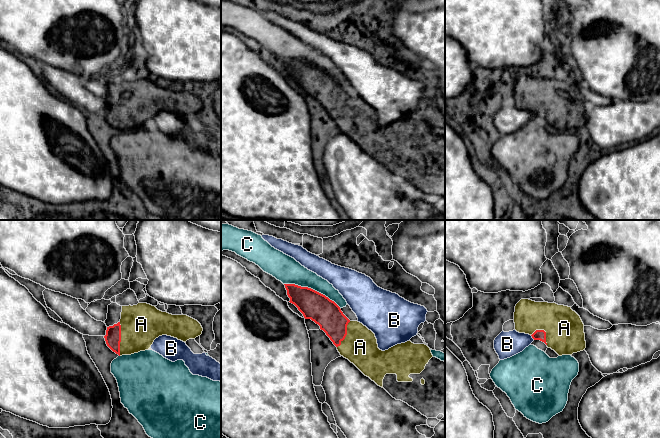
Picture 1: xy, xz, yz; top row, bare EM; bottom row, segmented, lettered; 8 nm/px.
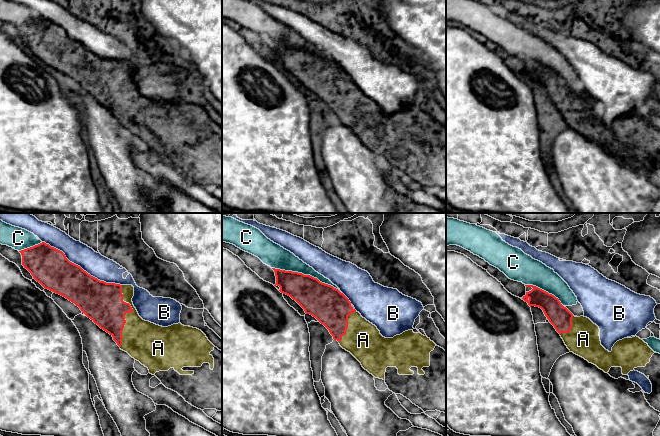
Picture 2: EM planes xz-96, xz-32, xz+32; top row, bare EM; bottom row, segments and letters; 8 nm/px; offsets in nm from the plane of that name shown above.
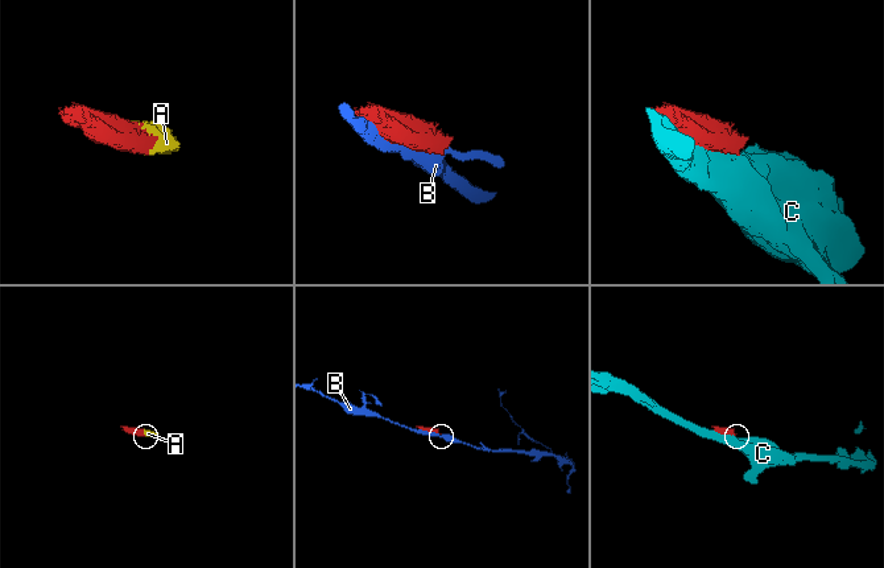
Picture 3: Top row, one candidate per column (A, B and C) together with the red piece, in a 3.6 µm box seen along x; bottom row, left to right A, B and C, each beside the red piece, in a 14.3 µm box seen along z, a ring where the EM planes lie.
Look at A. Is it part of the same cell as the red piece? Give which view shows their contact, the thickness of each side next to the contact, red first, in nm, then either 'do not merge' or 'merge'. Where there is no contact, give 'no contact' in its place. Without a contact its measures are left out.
xy | 130/320 nm | merge

